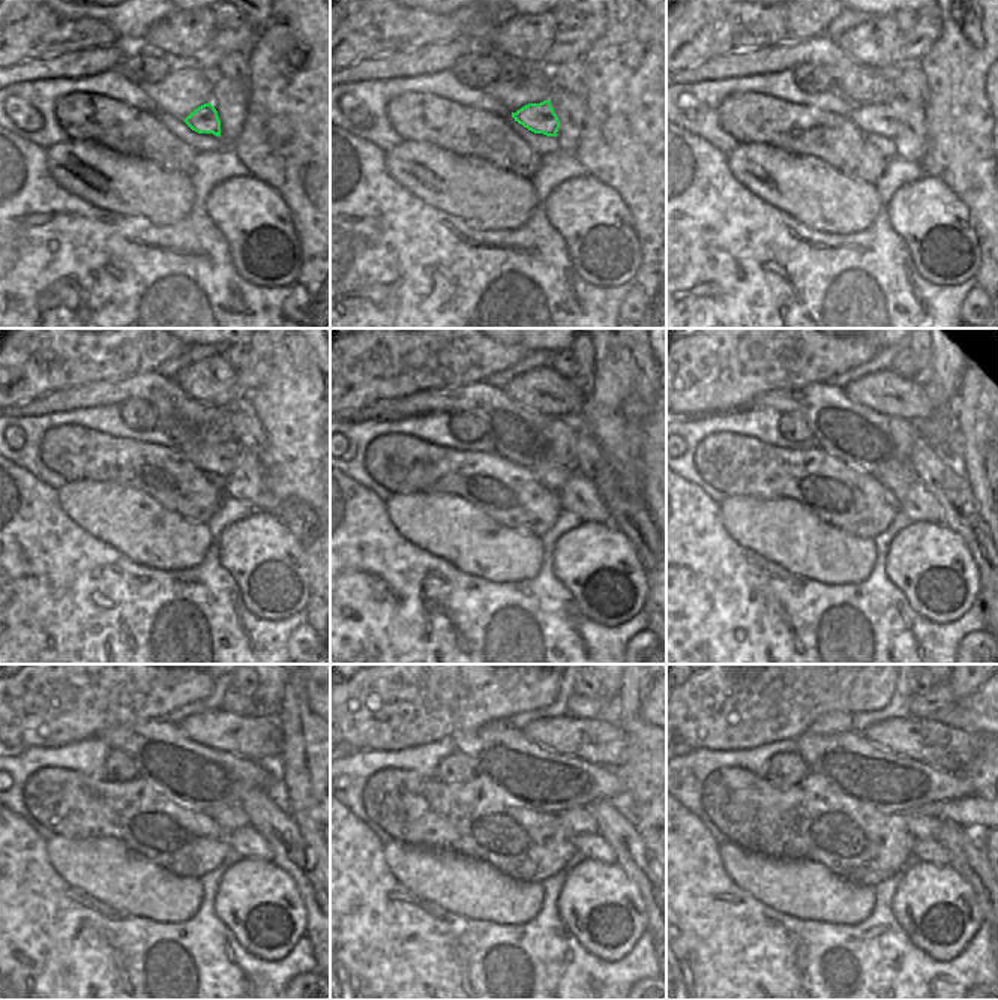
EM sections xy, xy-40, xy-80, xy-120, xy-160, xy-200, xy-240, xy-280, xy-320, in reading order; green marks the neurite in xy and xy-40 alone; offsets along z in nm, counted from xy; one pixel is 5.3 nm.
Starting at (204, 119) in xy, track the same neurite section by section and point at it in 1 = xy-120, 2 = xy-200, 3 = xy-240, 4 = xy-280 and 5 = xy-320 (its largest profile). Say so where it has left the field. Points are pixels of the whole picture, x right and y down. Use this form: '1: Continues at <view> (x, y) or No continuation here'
1: Continues at xy-120 (218, 461)
2: Continues at xy-200 (898, 480)
3: Continues at xy-240 (233, 817)
4: Continues at xy-280 (578, 820)
5: Continues at xy-320 (922, 825).

